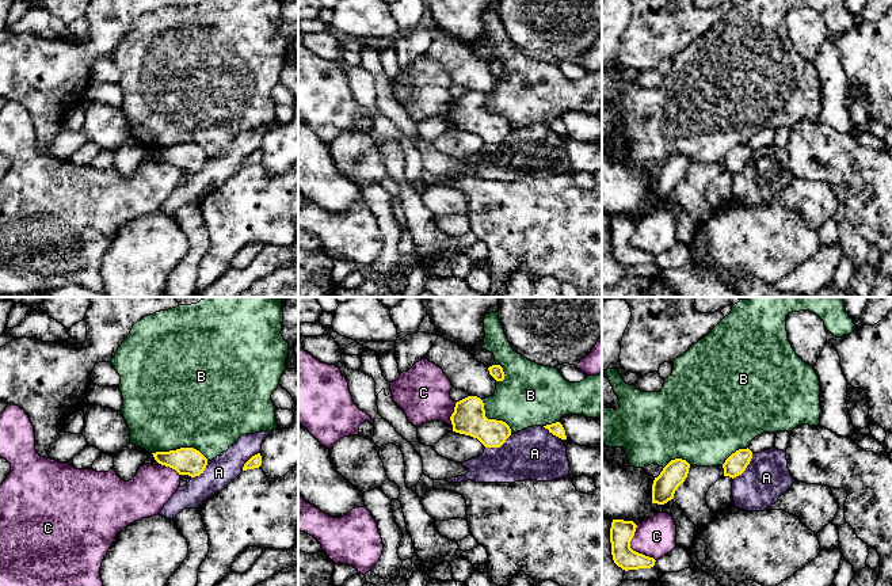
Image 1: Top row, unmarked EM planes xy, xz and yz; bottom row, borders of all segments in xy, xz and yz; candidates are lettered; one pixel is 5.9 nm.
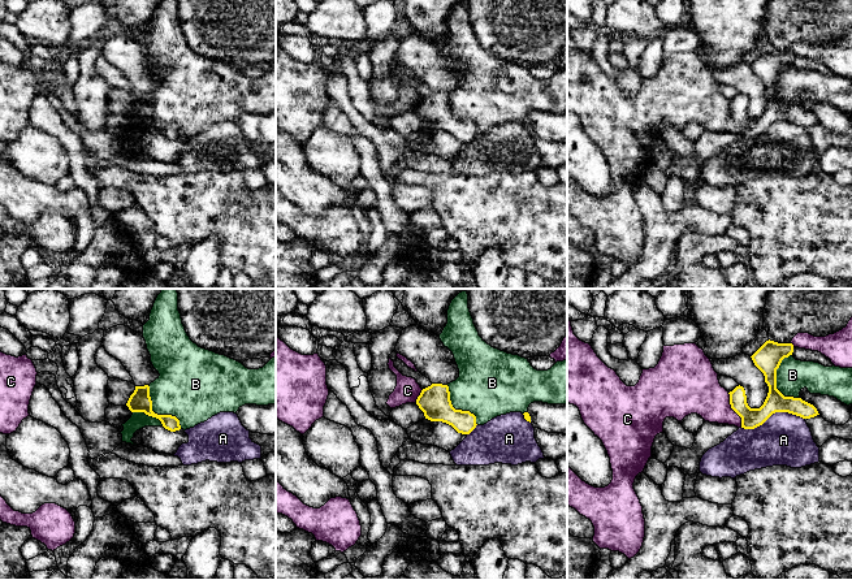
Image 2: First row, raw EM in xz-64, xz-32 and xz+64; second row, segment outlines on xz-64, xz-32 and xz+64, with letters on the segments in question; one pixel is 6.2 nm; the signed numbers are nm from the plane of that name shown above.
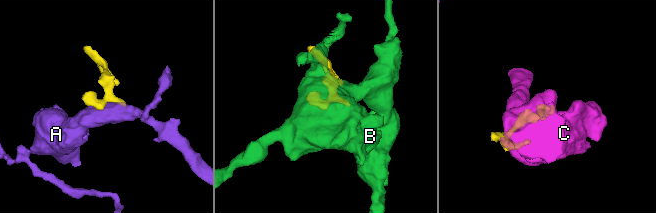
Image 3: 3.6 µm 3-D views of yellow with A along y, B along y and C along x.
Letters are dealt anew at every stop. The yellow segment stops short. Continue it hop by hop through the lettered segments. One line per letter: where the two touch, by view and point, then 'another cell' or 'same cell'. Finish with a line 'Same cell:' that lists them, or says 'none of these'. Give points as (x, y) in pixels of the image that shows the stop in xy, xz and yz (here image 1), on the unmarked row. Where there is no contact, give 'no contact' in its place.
A: meets yellow in yz at (746, 163); another cell
B: meets yellow in xy at (180, 144); another cell
C: meets yellow in yz at (631, 244); another cell
Same cell: none of these

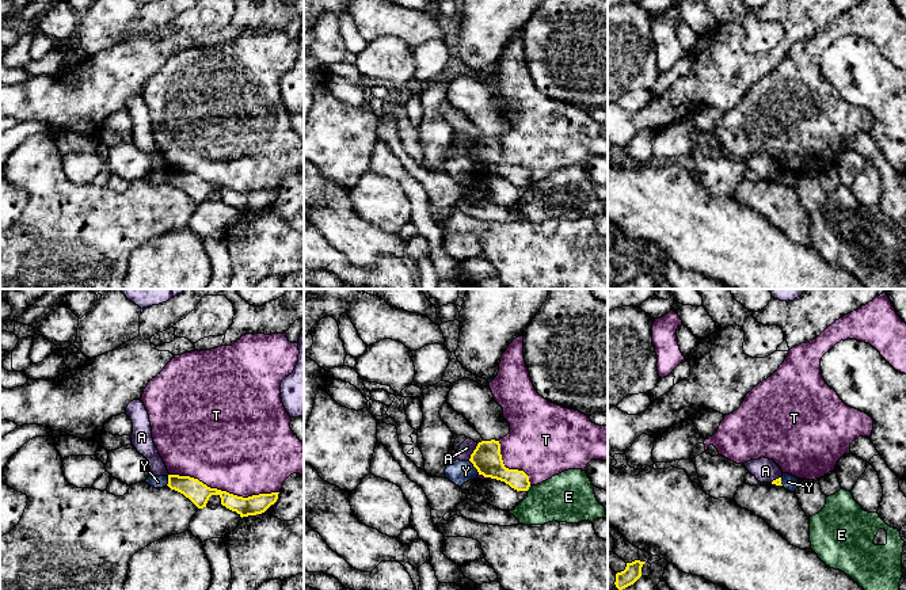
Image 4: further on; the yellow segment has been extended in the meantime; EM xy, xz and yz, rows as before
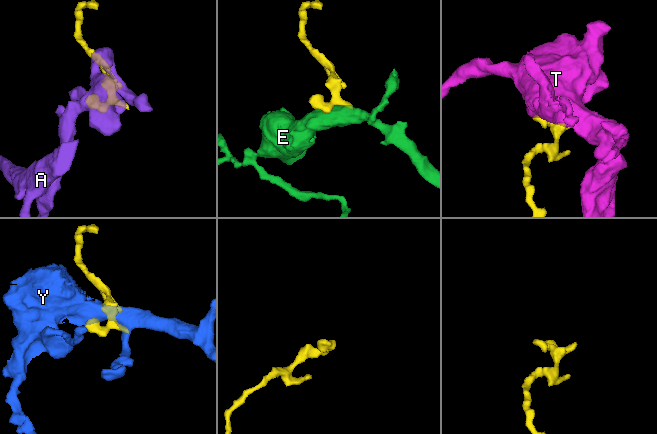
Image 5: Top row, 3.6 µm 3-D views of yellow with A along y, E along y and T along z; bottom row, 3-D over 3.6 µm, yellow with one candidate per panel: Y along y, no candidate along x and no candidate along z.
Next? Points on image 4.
A: meets yellow in xz at (474, 148); another cell
E: meets yellow in xz at (528, 185); another cell
T: meets yellow in xy at (224, 187); another cell
Y: meets yellow in xz at (474, 162); another cell
Same cell: none of these

